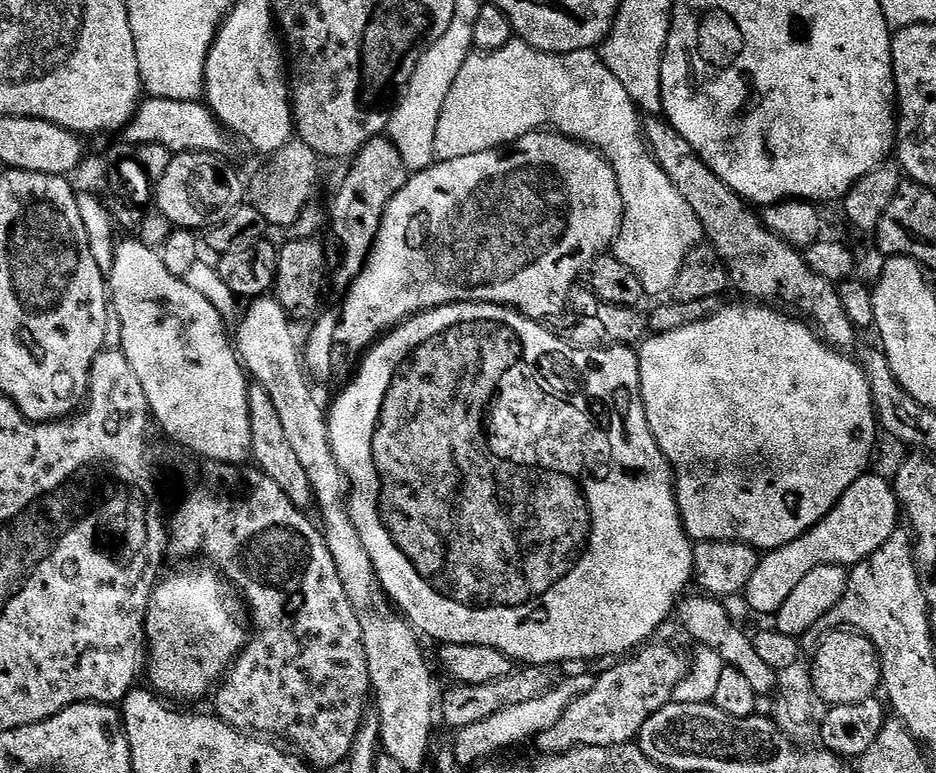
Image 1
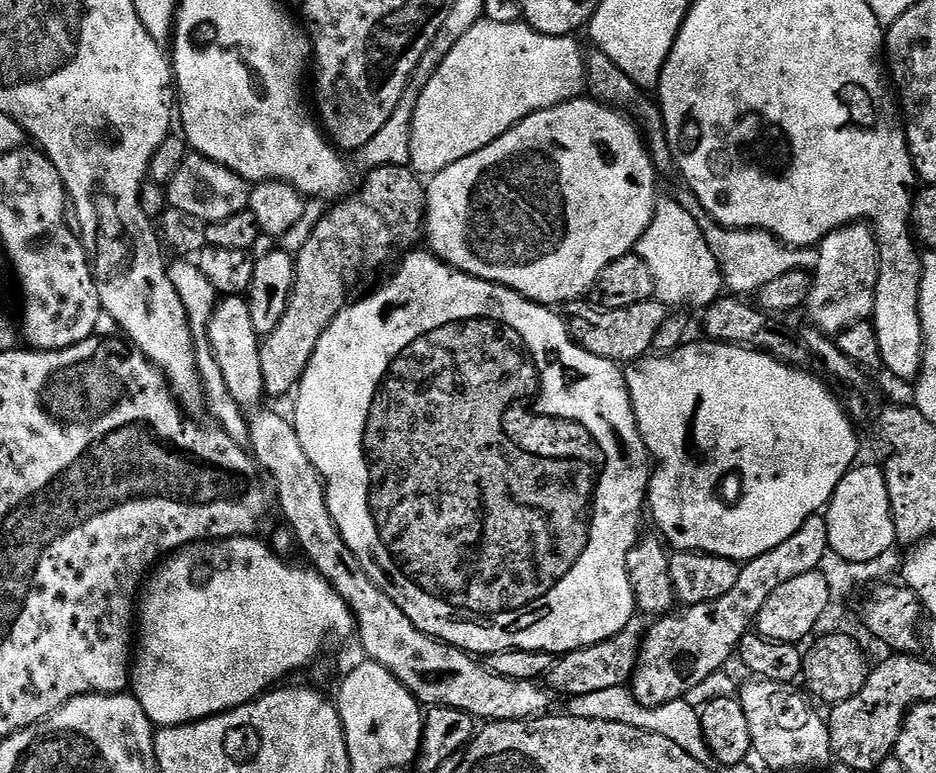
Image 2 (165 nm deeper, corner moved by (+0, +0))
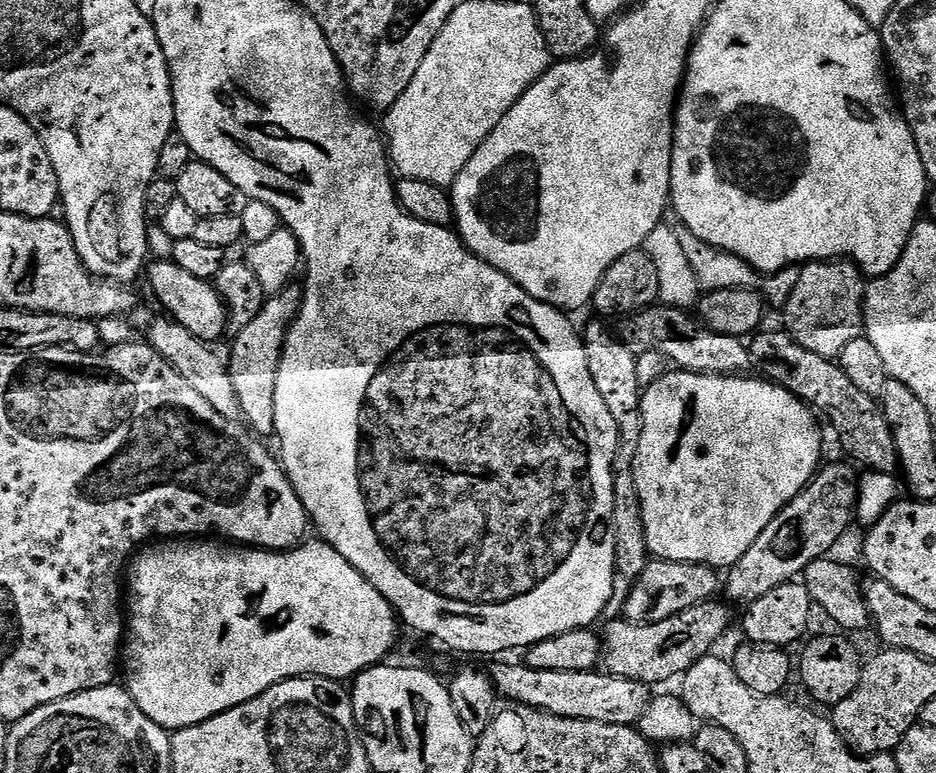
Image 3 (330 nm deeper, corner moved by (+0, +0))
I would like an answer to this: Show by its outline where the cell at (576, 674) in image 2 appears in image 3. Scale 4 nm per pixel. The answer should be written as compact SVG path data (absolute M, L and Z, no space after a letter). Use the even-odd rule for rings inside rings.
M713 598L704 604L690 606L690 610L682 610L682 614L662 618L662 622L653 624L635 624L633 620L623 618L610 621L602 631L603 667L609 676L630 678L649 686L683 677L684 672L694 666L694 662L715 649L712 647L723 638L732 620L728 613L729 605L719 604L718 601Z

